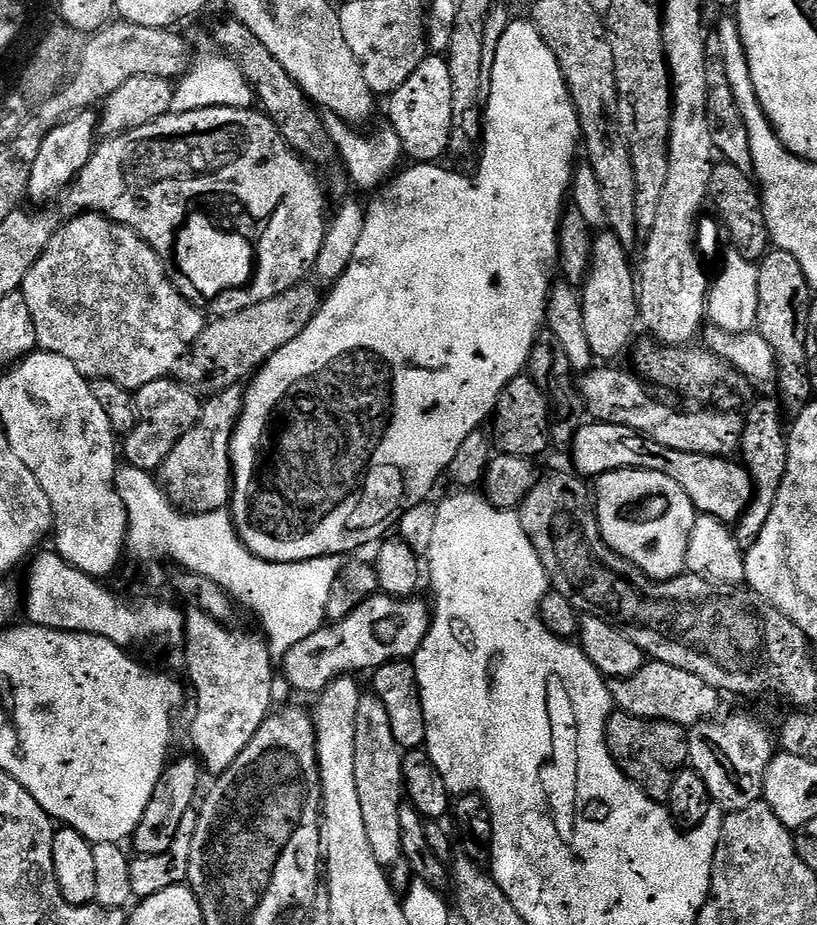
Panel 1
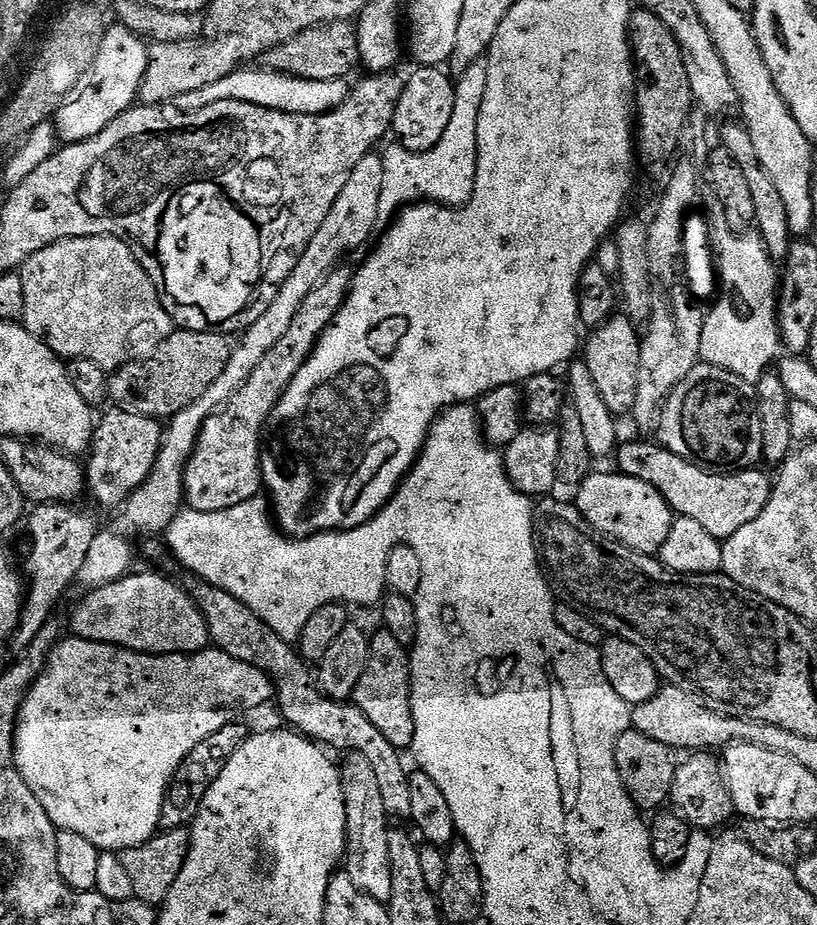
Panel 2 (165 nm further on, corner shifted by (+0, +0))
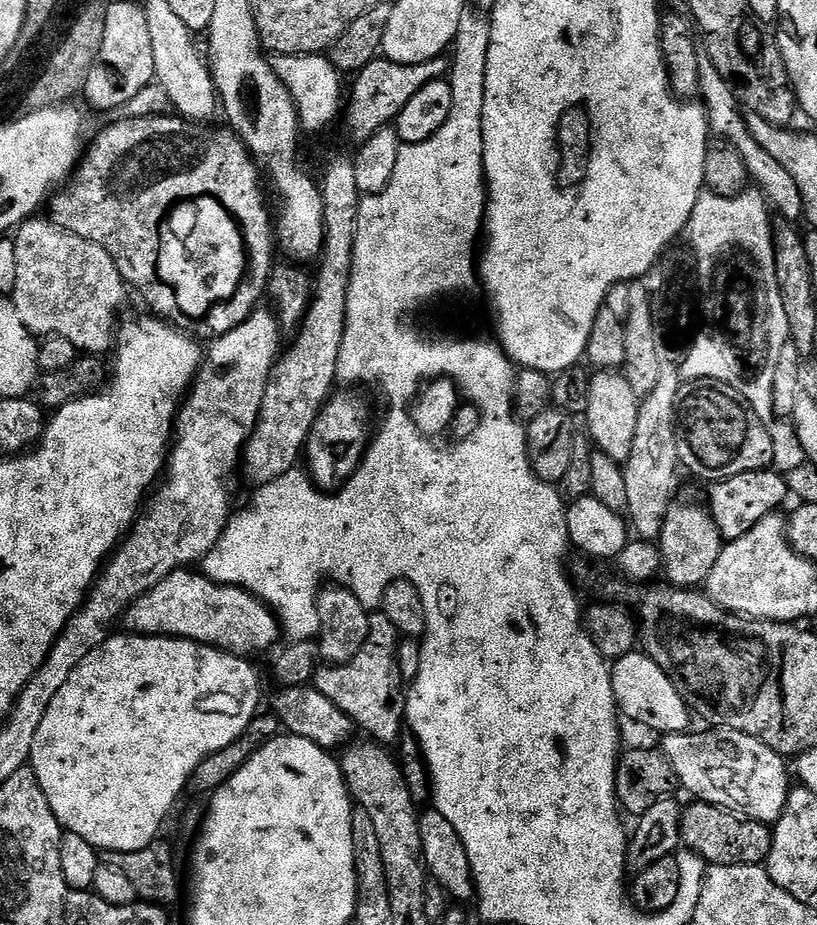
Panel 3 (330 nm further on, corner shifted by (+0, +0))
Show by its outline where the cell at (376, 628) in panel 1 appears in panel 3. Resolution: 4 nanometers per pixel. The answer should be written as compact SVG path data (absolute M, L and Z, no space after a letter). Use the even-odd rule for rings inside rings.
M109 635L98 650L90 650L82 662L66 678L66 686L54 694L54 702L50 702L50 710L42 718L42 726L38 726L38 734L34 734L32 759L30 767L38 778L38 786L42 786L42 794L46 794L46 802L50 802L50 810L58 818L64 832L78 834L78 838L86 838L90 846L104 852L133 852L150 846L157 839L160 827L168 816L168 811L176 804L176 799L189 787L194 770L210 754L230 746L250 726L250 722L261 711L260 680L251 668L249 661L242 656L232 656L221 648L211 648L193 640L179 640L173 636L124 636Z

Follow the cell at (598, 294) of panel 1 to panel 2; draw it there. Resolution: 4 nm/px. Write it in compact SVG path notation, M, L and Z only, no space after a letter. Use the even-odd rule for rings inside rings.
M614 314L589 336L592 337L589 340L587 337L582 348L582 359L588 365L590 374L593 375L594 383L597 384L606 406L610 406L610 410L614 414L631 413L638 394L638 366L640 365L642 339L637 325L623 314Z

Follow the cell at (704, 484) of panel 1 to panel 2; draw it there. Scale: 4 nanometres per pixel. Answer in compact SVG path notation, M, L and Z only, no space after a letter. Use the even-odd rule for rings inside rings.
M644 440L621 443L614 453L614 460L620 463L619 471L625 476L633 476L658 490L665 502L672 507L676 516L694 518L718 541L729 540L746 522L754 522L766 506L772 493L773 481L761 470L732 470L725 474L720 470L700 468L678 458L658 442L647 444Z

